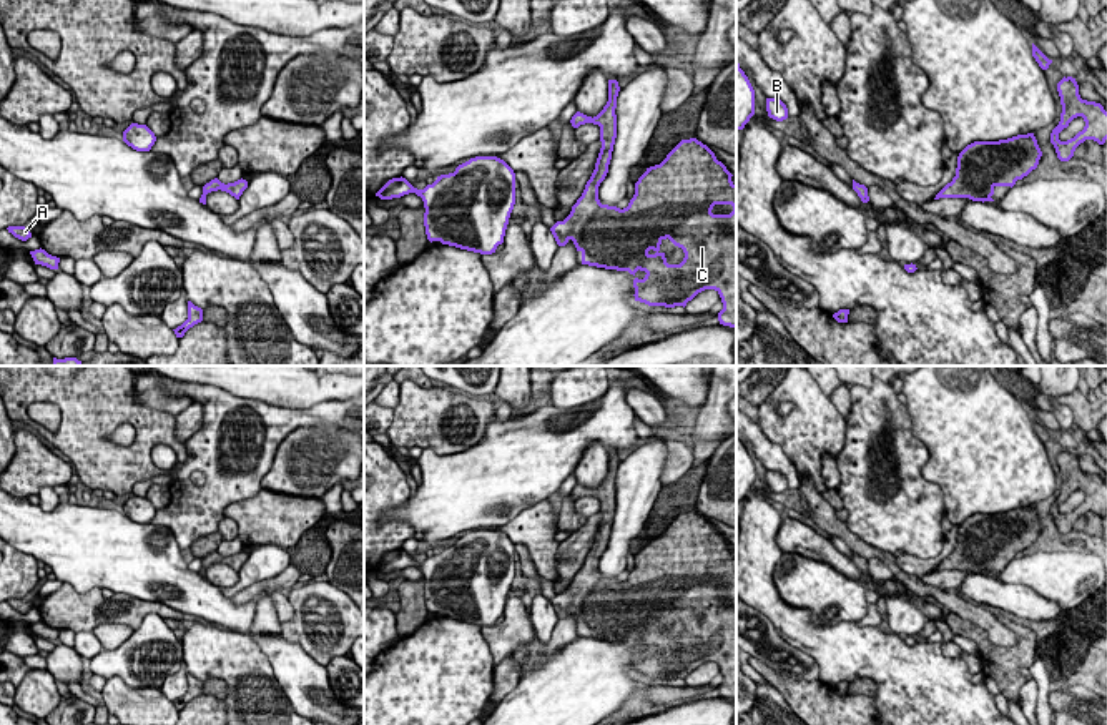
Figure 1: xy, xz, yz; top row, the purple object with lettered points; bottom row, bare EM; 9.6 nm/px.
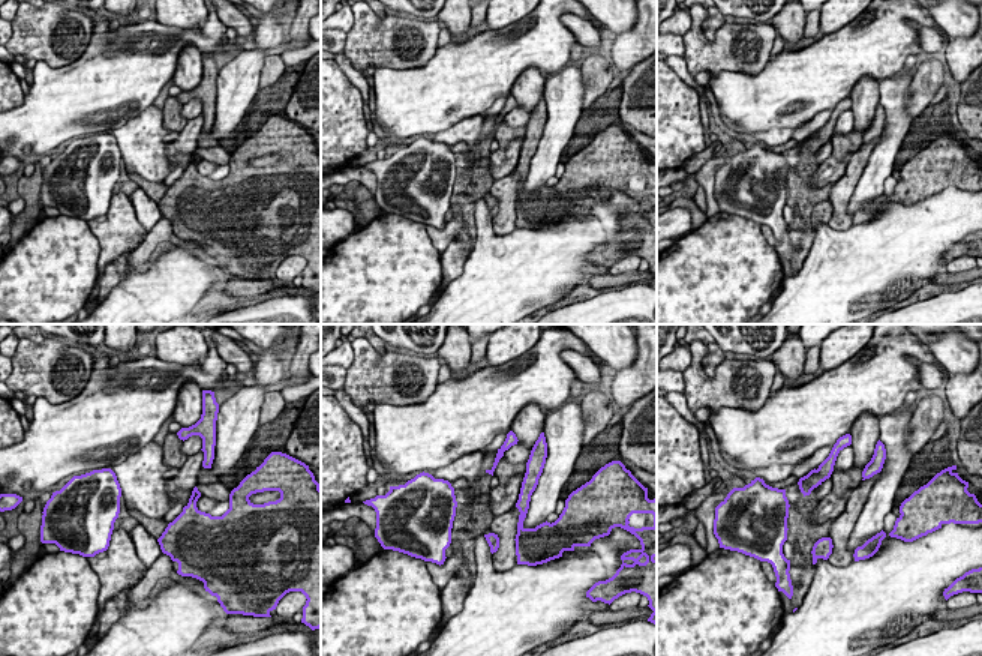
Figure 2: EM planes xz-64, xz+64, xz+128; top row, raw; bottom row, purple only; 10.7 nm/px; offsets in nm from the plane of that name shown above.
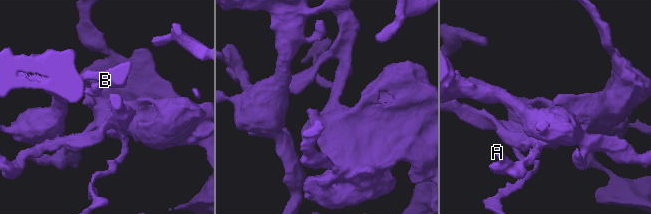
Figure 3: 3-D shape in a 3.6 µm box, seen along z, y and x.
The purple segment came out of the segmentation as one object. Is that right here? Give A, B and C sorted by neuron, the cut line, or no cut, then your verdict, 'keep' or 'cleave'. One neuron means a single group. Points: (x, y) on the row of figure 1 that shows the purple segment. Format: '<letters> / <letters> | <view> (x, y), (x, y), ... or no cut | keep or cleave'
A B / C | xz (572, 117), (587, 117) | cleave

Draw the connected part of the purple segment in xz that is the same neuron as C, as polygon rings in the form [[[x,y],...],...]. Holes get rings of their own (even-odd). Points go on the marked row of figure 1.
[[[608,80],[608,101],[592,120],[600,126],[602,141],[595,170],[570,215],[557,221],[550,231],[558,246],[573,241],[582,253],[582,264],[633,274],[635,301],[648,306],[685,308],[698,293],[715,289],[723,303],[718,313],[720,324],[736,328],[736,185],[706,145],[696,138],[681,140],[660,165],[647,168],[638,178],[627,208],[600,203],[598,186],[608,173],[617,138],[618,91],[618,81]],[[715,205],[731,205],[733,211],[713,215]],[[667,238],[683,249],[685,258],[680,264],[668,264],[660,251]]]

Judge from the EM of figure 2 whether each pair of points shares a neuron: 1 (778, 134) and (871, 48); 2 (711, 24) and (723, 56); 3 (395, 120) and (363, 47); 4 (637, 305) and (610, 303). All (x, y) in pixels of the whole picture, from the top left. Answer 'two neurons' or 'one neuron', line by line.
1: two neurons
2: two neurons
3: two neurons
4: one neuron

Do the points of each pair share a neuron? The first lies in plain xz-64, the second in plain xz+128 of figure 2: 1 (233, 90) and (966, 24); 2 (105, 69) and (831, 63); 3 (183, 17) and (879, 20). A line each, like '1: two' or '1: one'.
1: two
2: one
3: two

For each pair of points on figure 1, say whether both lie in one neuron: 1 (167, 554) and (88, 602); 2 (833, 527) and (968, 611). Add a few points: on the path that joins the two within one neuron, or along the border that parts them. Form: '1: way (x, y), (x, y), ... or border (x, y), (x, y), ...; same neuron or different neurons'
1: border (63, 582), (80, 592), (102, 589); different neurons
2: way (866, 551), (883, 556), (923, 591), (934, 592); same neuron

